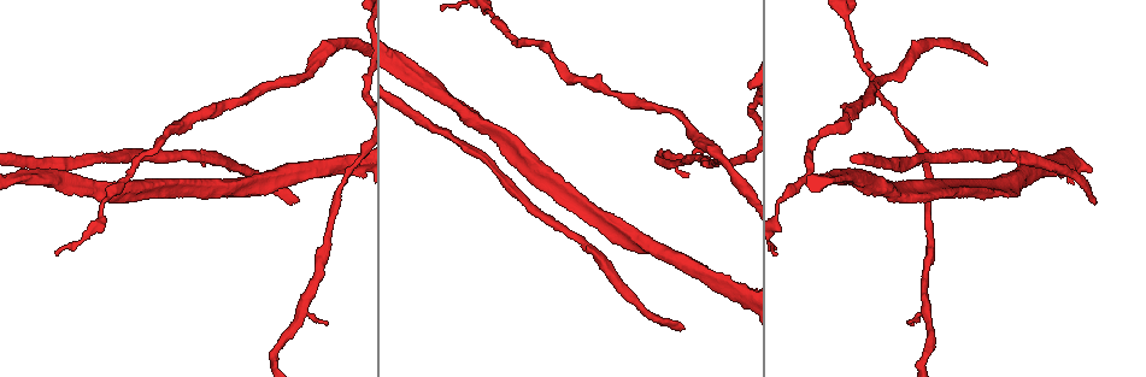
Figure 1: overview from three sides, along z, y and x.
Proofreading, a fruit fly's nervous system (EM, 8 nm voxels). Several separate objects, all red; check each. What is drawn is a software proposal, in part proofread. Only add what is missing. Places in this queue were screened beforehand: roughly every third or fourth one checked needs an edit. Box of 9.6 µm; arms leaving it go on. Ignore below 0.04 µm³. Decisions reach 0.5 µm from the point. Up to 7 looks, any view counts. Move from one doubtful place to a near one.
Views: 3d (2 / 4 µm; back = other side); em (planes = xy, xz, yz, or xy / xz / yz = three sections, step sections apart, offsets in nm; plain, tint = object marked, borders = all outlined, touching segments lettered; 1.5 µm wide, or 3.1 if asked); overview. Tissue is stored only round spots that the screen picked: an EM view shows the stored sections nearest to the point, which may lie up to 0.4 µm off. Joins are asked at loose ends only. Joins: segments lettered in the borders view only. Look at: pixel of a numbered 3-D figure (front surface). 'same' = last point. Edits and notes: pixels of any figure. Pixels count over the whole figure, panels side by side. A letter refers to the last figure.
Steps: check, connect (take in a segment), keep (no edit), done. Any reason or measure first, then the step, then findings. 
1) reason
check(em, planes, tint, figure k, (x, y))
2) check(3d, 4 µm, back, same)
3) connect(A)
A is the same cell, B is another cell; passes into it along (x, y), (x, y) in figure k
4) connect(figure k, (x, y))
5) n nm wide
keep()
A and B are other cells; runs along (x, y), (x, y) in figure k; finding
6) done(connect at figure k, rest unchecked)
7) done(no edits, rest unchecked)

branch stops here
check(3d, 4 µm, figure 1, (326, 325))

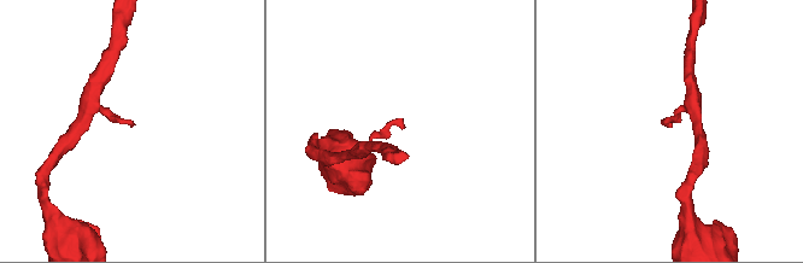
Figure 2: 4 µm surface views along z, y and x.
check(em, xz, step 8, tint, figure 2, (670, 124))

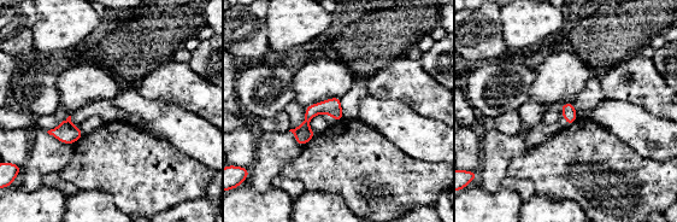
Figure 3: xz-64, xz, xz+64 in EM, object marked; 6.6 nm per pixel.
check(em, planes, borders, same)

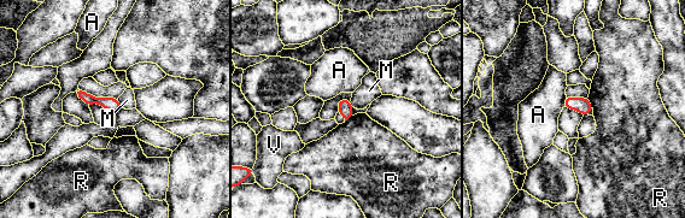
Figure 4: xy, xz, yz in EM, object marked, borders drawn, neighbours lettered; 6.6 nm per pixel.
keep()
A, M, R and V are other cells; border along (587, 96), (592, 107) in figure 4; no lettered segment goes on from it

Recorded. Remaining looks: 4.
thick end
check(em, planes, plain, figure 1, (629, 246))

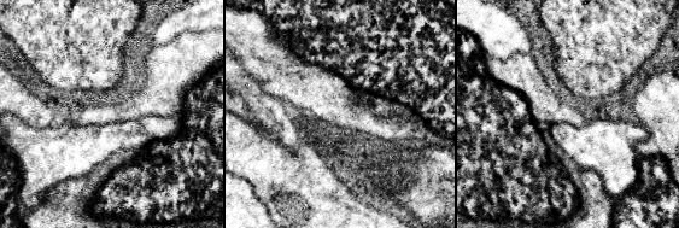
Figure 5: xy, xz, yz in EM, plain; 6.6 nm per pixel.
check(em, planes, borders, same)

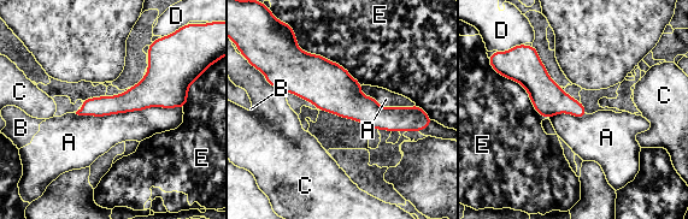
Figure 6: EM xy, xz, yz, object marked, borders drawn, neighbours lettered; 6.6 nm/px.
A touches over 700 nm
keep()
A, B, C, D and E are other cells; runs along (274, 82), (322, 82), (375, 116), (415, 110) in figure 6; none of them fits

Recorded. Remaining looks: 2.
long arm stops here
check(em, yz, step 4, borders, figure 1, (1096, 202))

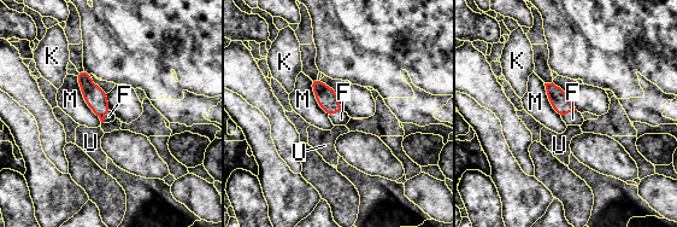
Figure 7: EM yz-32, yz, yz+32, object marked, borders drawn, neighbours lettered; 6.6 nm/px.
connect(F)
F is the same cell, K, M and U are other cells; passes into it along (96, 98), (104, 115), (109, 116) in figure 7; the cell continues

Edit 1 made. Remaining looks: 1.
done(connect at figure 7, rest unchecked)

